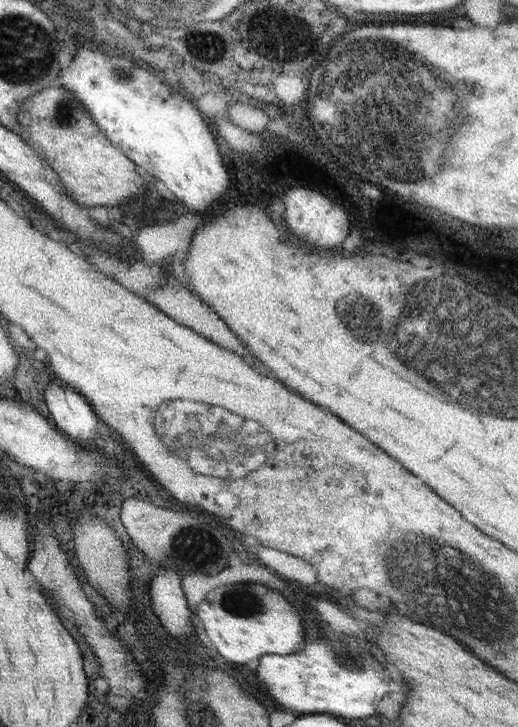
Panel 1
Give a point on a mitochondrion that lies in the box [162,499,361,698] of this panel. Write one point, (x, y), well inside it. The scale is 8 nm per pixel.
(187, 546)

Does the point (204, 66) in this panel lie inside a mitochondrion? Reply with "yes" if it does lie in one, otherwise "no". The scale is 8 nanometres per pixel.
no

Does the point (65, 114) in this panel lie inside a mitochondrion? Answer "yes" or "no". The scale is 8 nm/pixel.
yes

